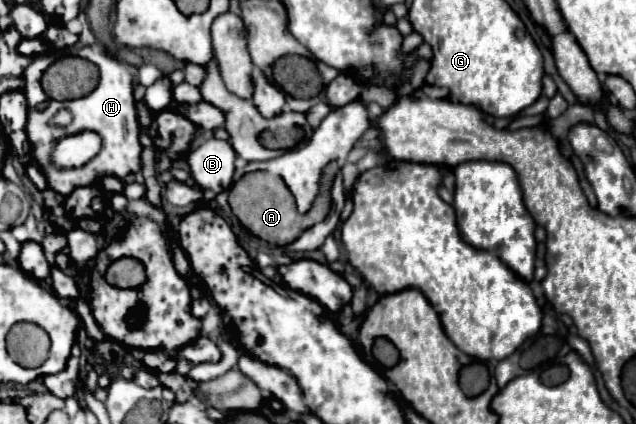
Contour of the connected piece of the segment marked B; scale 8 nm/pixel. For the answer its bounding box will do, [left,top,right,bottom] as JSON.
[187,138,235,194]

